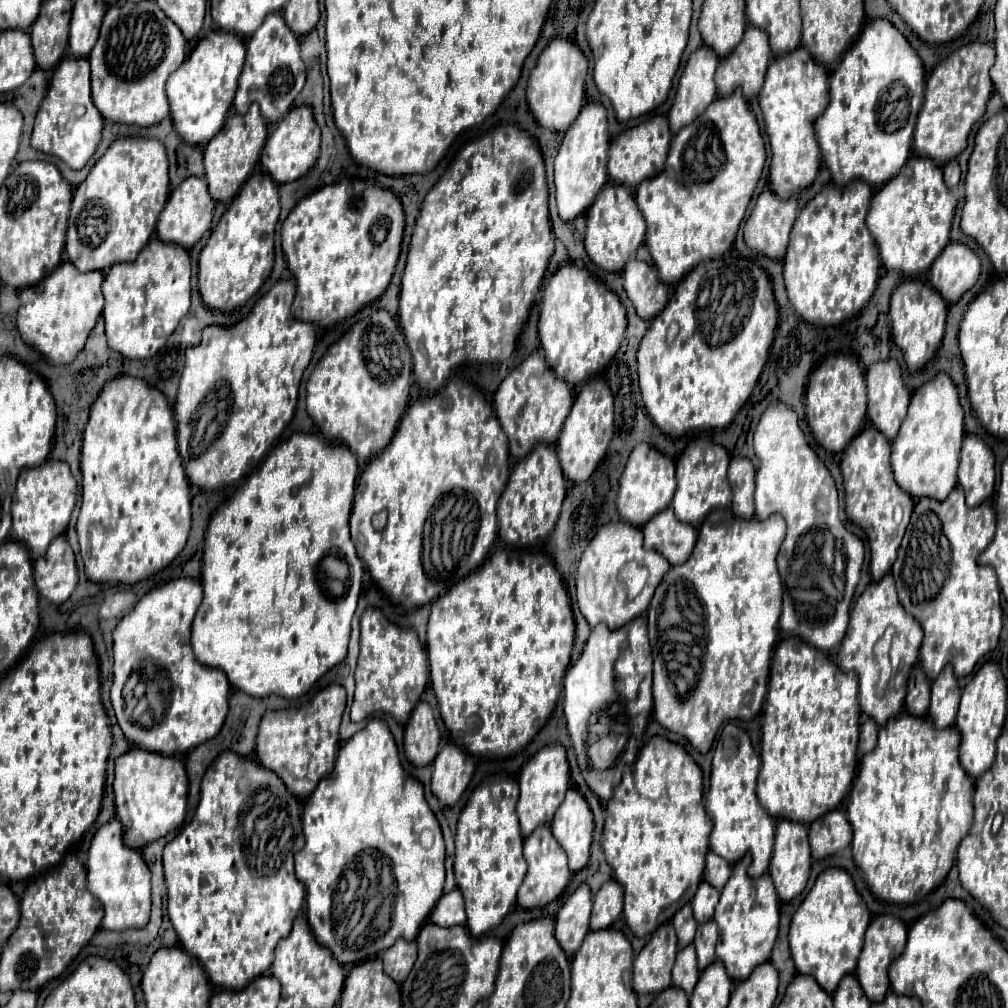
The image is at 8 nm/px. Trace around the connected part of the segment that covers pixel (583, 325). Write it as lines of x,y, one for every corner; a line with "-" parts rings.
563,265
543,289
539,317
541,347
553,373
571,387
591,379
591,375
607,367
623,341
625,327
627,315
619,297
585,269

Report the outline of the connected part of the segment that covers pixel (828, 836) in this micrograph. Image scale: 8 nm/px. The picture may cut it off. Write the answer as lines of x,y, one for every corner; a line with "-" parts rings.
831,811
823,819
817,819
809,827
809,843
811,843
811,857
821,861
825,857
835,855
843,847
851,843
851,825
843,811

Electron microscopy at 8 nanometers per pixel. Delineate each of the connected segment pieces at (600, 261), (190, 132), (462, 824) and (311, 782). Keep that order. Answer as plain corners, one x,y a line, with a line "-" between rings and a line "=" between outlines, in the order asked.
607,181
607,185
601,189
597,199
587,211
587,233
585,233
585,251
589,259
611,273
623,271
627,261
635,257
637,249
643,245
645,239
645,223
639,215
639,209
635,207
635,197
629,187
617,185
=
211,31
197,39
197,45
187,55
183,67
171,73
171,79
167,81
171,119
175,131
187,145
207,145
219,133
231,111
243,63
243,39
225,31
=
495,777
479,785
473,791
471,799
467,801
465,809
461,811
457,833
455,833
455,881
467,905
467,925
465,927
471,933
471,937
479,937
503,921
503,917
509,913
511,905
517,899
519,885
525,879
527,861
523,859
523,835
519,831
519,819
515,811
517,799
519,799
517,781
511,777
=
339,685
322,688
307,705
297,709
267,711
257,731
257,759
259,763
277,773
285,783
287,791
295,797
309,797
323,775
331,773
339,751
339,725
345,709
347,695

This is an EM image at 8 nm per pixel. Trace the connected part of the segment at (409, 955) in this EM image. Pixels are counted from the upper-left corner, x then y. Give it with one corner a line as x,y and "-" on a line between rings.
399,939
399,943
395,943
387,951
383,951
381,957
383,957
385,973
395,983
403,983
413,967
413,963
415,963
415,959
417,959
417,943

